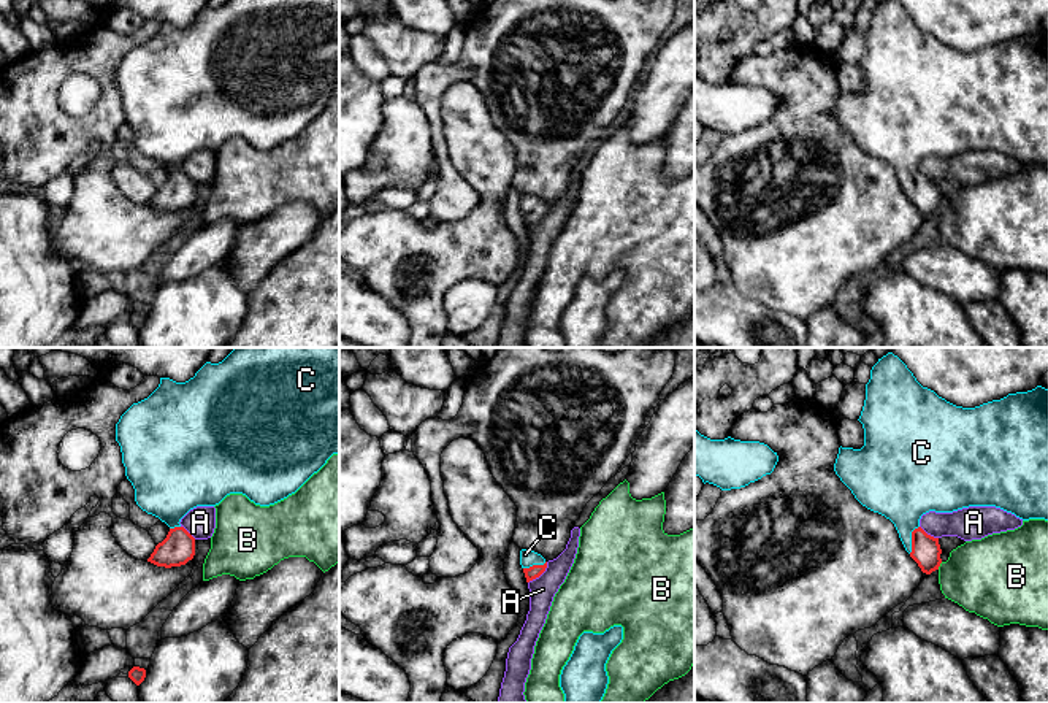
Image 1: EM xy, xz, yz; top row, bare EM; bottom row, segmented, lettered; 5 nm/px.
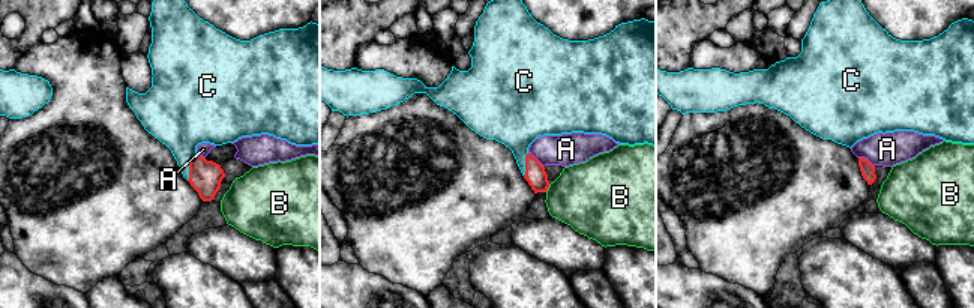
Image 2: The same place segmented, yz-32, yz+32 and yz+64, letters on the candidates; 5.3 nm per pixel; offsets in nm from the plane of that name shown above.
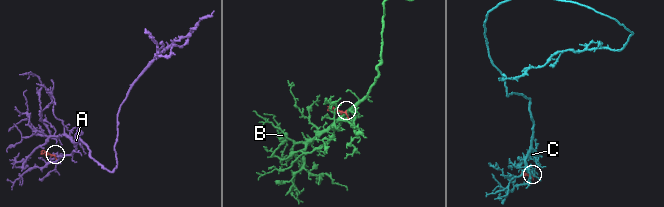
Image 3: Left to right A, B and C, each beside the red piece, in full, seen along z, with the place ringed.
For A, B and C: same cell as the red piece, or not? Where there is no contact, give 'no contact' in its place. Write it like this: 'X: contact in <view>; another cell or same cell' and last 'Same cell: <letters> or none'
A: contact in xz; another cell
B: contact in yz; another cell
C: contact in yz; same cell
Same cell: C

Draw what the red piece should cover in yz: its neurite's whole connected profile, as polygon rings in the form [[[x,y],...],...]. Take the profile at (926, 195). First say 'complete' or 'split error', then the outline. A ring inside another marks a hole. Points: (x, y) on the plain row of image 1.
split error; [[[883,0],[870,14],[858,65],[864,73],[864,90],[840,90],[834,116],[862,151],[894,168],[905,195],[923,217],[931,219],[942,208],[939,182],[920,171],[921,160],[929,156],[996,151],[1023,165],[1048,165],[1048,33],[1037,30],[975,52],[962,52],[923,32],[897,0]]]

